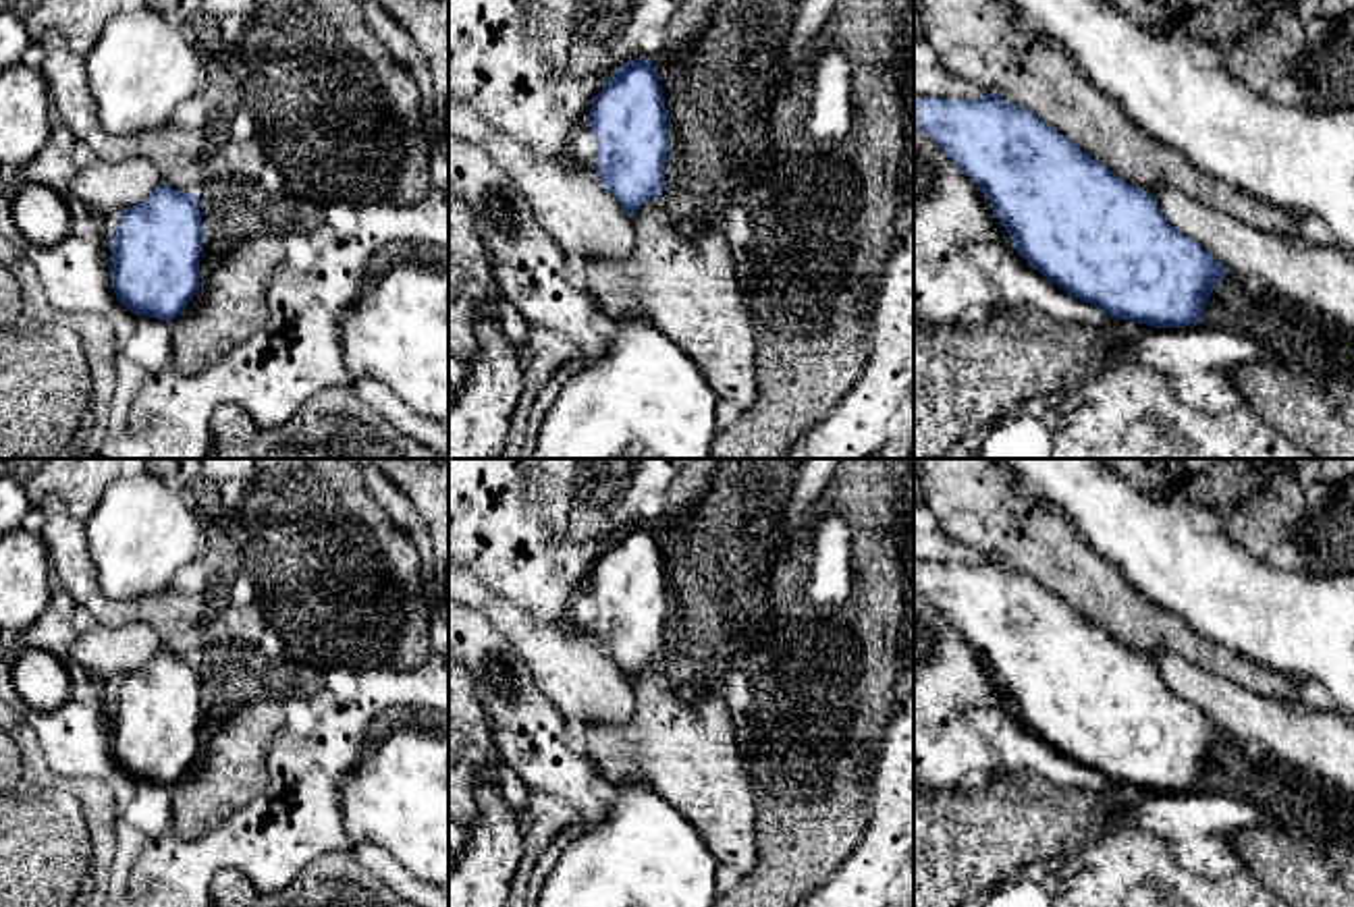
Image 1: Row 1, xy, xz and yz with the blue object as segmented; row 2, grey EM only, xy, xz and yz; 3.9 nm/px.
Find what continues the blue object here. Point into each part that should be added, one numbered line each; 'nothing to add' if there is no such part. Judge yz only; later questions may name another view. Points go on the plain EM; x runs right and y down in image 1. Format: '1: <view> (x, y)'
nothing to add

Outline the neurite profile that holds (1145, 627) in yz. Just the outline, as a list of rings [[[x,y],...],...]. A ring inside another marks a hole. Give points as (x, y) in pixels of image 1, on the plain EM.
[[[922,459],[916,479],[916,504],[930,509],[943,521],[947,535],[978,550],[986,558],[995,558],[1009,569],[1034,577],[1128,650],[1144,656],[1153,650],[1167,650],[1254,693],[1298,704],[1296,685],[1288,675],[1204,639],[1180,614],[1153,604],[1146,596],[1126,585],[1117,569],[1082,542],[1061,517],[1036,509],[1005,479],[993,475],[989,459]]]

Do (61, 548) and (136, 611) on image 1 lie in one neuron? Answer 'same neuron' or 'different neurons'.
same neuron

